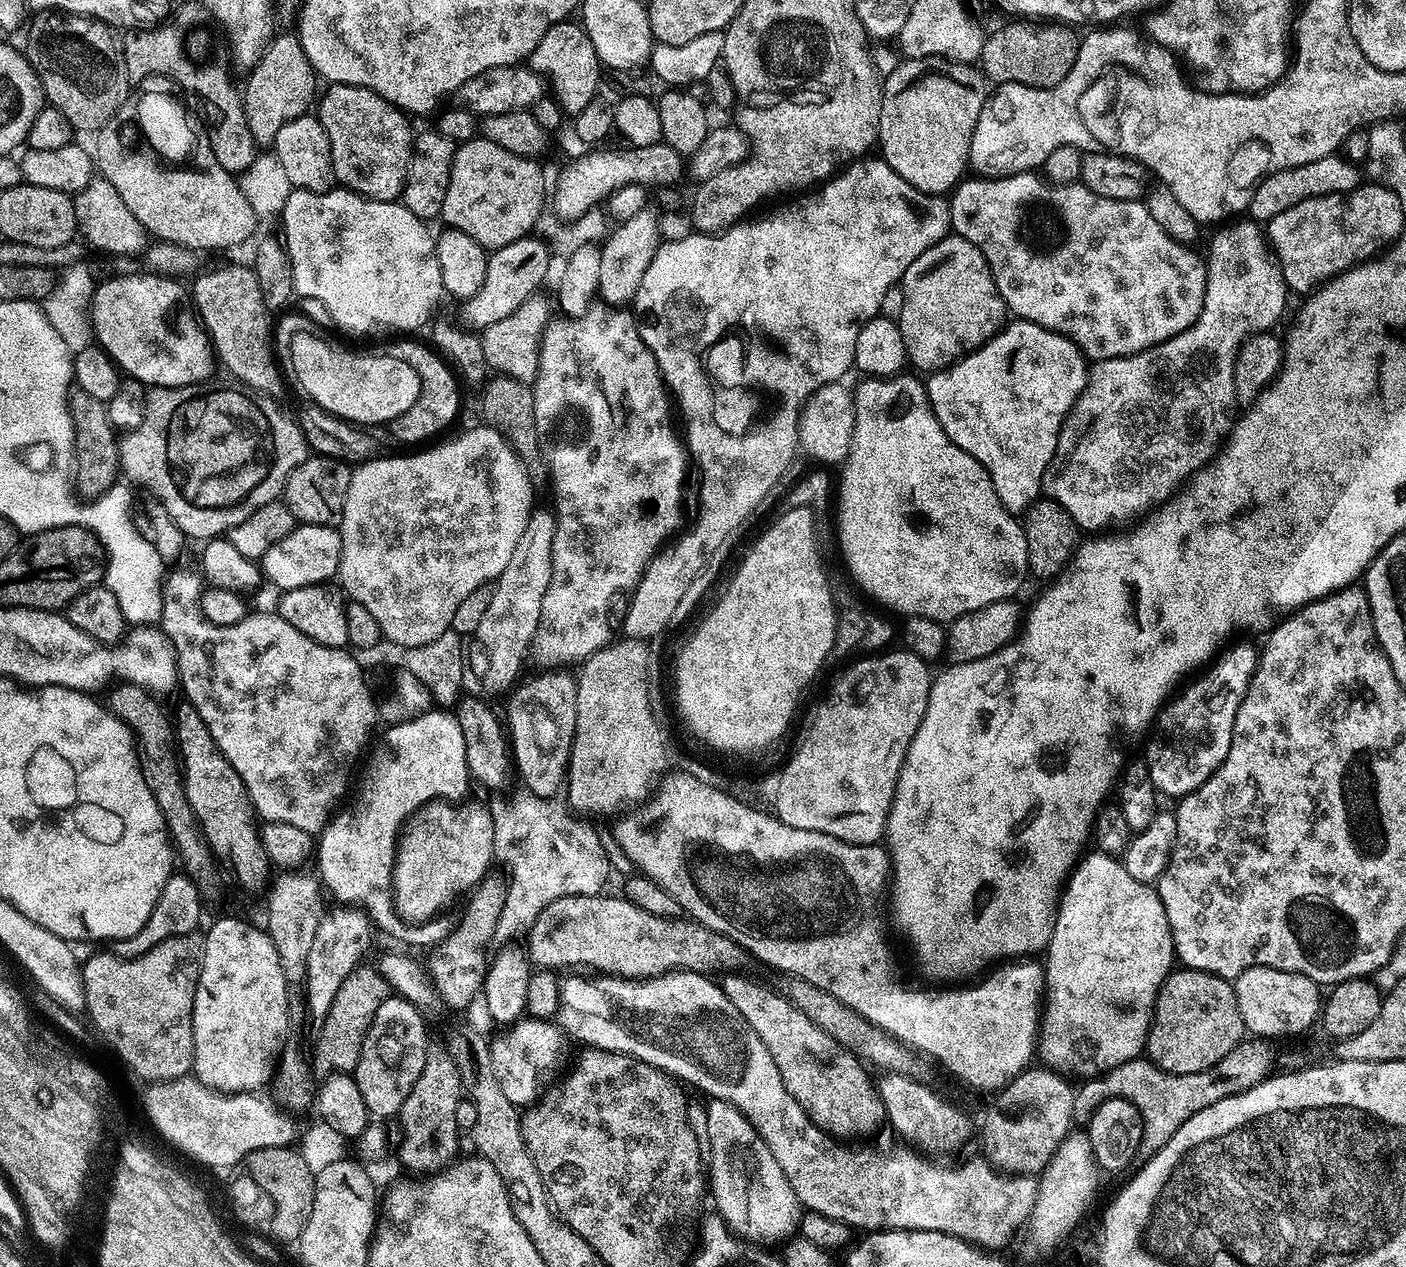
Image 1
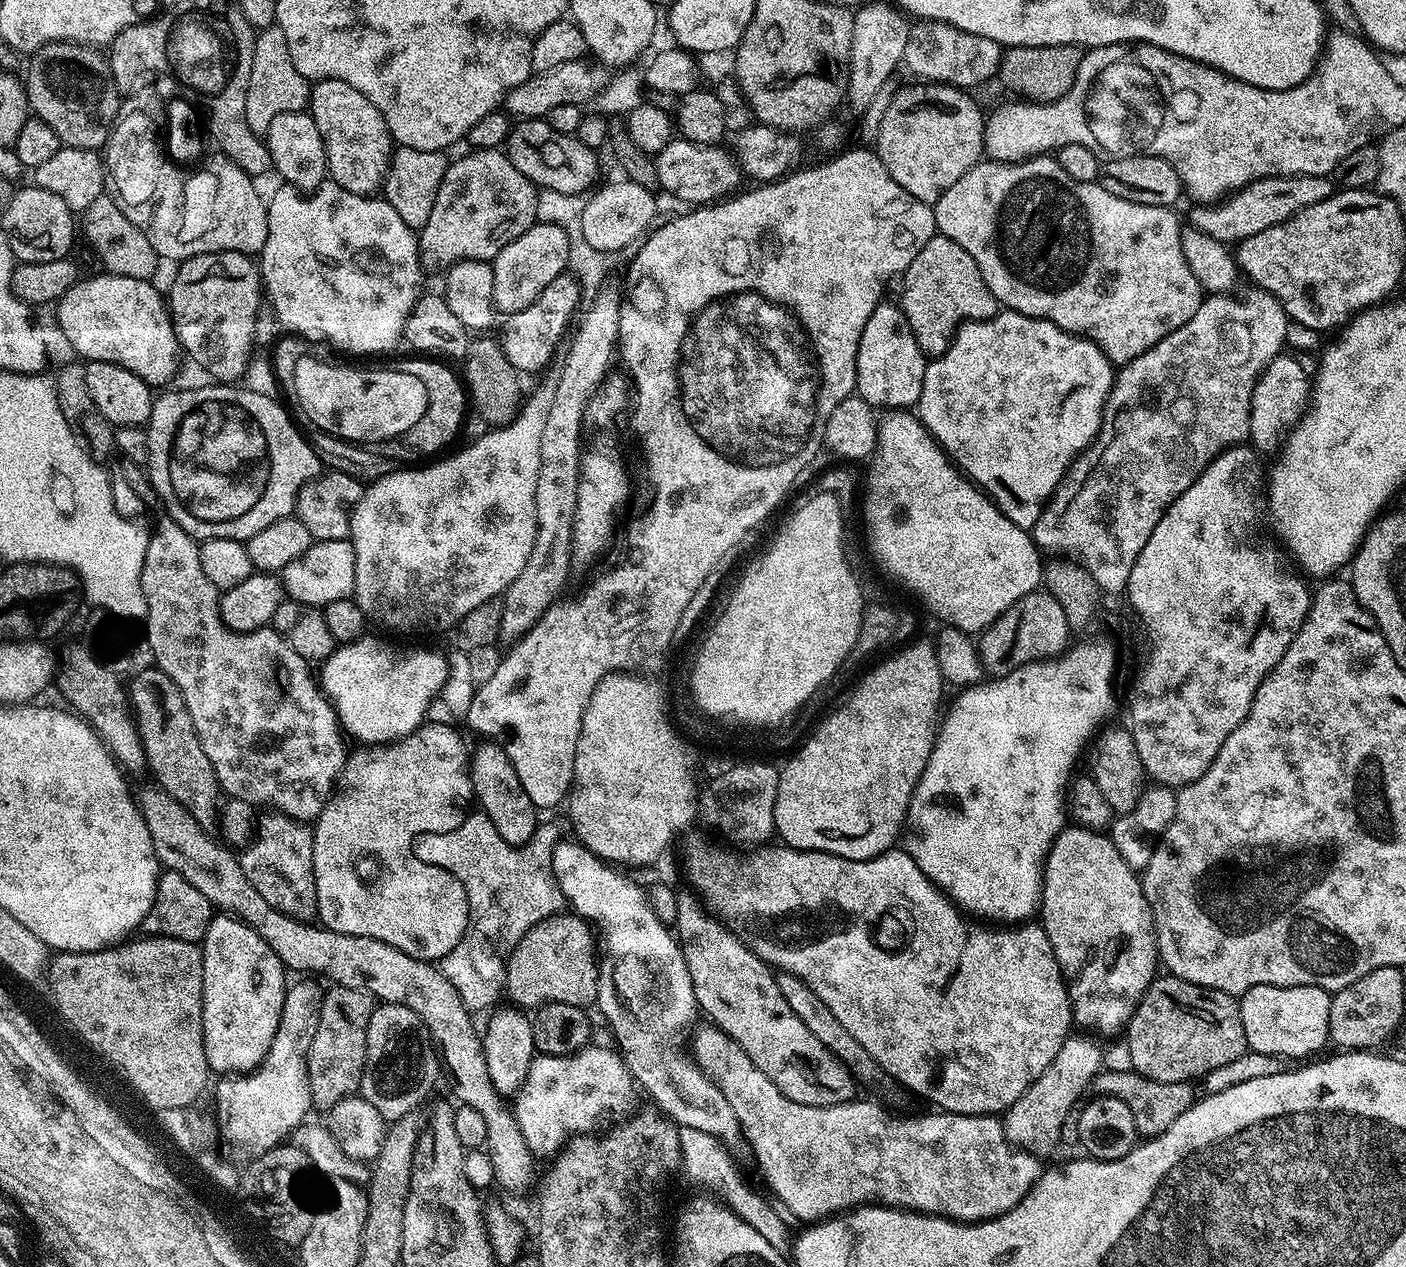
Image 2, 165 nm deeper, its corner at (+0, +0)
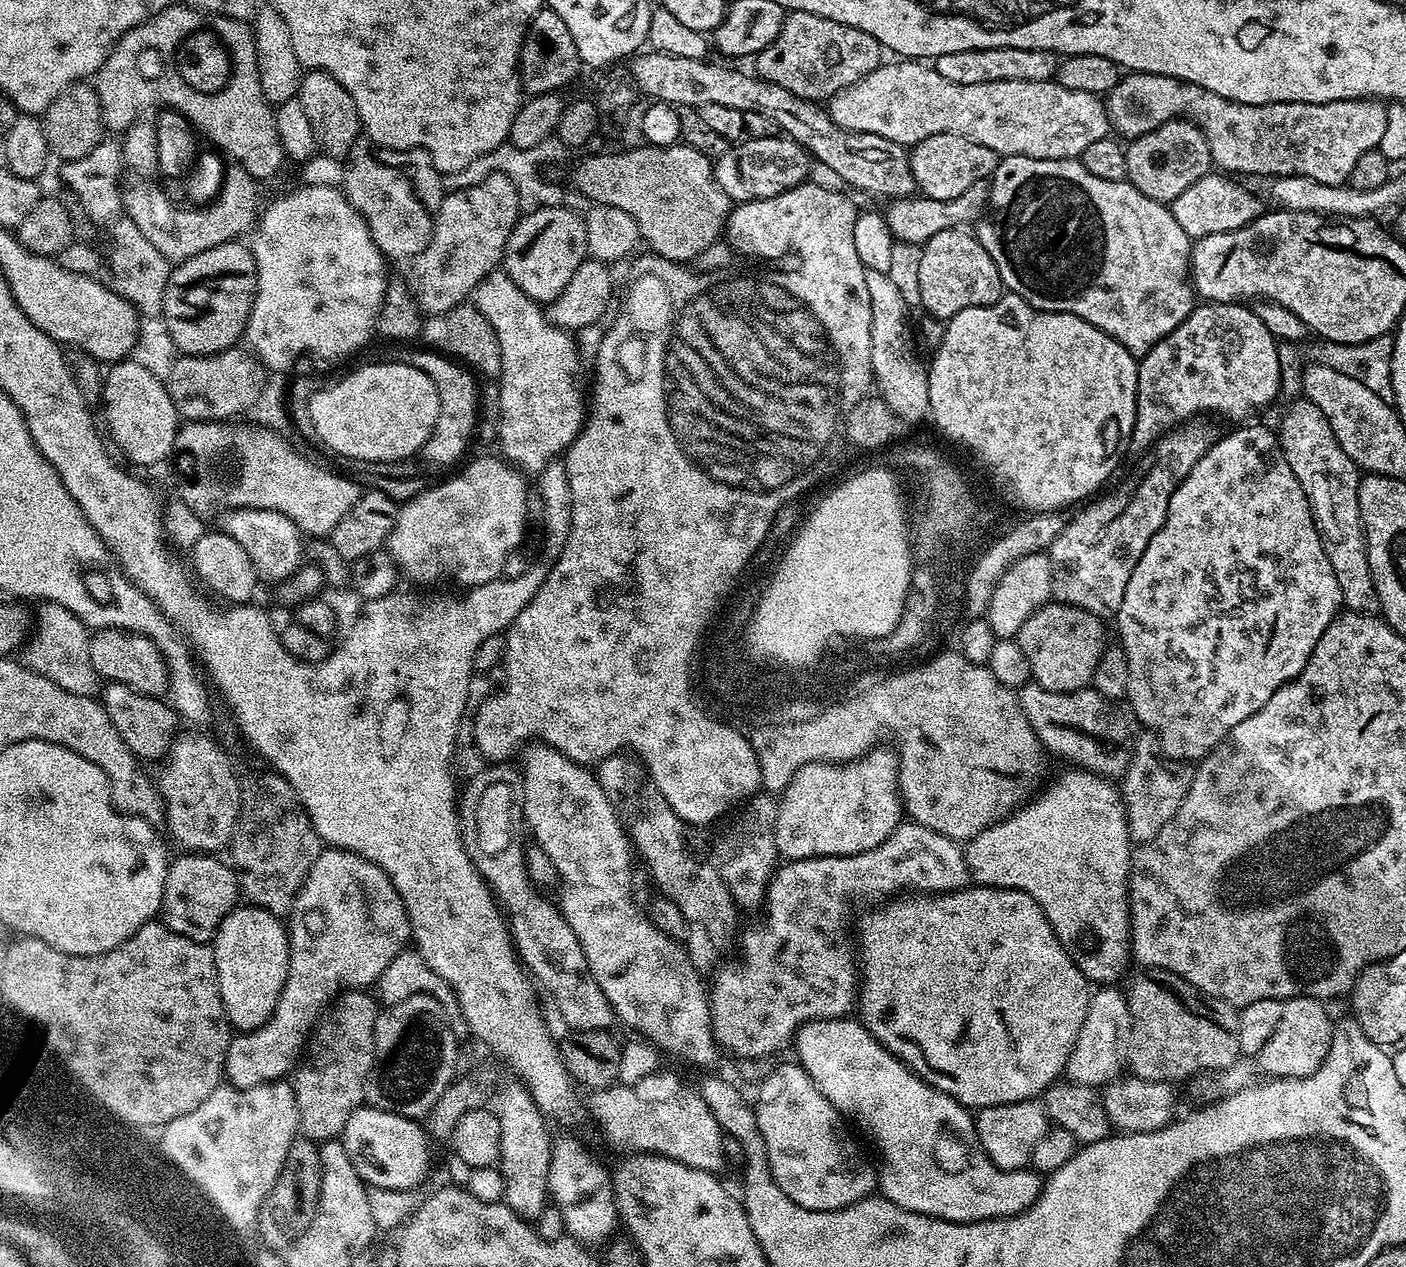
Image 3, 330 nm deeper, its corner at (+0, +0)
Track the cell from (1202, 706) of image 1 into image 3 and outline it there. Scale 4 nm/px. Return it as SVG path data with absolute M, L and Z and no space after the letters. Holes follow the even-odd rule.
M1249 423L1247 426L1236 426L1229 436L1221 435L1202 458L1198 458L1198 462L1194 466L1194 470L1190 470L1190 474L1186 474L1186 478L1178 486L1178 490L1174 490L1174 494L1170 498L1170 506L1166 514L1166 522L1162 522L1162 526L1158 530L1158 534L1154 534L1154 538L1150 538L1150 546L1146 546L1146 550L1142 554L1142 558L1138 558L1138 566L1134 566L1134 574L1130 574L1130 582L1126 582L1126 594L1122 594L1122 606L1116 611L1114 623L1116 623L1116 632L1118 643L1126 654L1126 666L1130 666L1130 682L1128 683L1128 694L1126 704L1132 707L1132 712L1138 719L1144 723L1143 727L1147 731L1154 733L1160 739L1162 750L1172 760L1182 760L1185 762L1199 762L1208 755L1209 752L1215 750L1223 740L1234 730L1234 726L1238 726L1238 722L1242 722L1246 718L1250 718L1250 714L1254 714L1258 710L1262 710L1262 706L1266 706L1266 702L1270 702L1270 694L1274 694L1274 690L1278 690L1286 682L1290 682L1299 674L1306 666L1306 662L1310 658L1310 654L1314 650L1314 646L1318 646L1318 638L1322 638L1322 634L1330 626L1330 622L1341 611L1344 603L1342 590L1339 589L1338 581L1334 576L1334 569L1330 566L1330 561L1326 556L1326 550L1323 549L1322 542L1319 540L1318 530L1315 529L1314 518L1311 516L1310 503L1307 502L1306 494L1303 493L1302 486L1299 485L1298 479L1294 476L1290 463L1286 460L1286 454L1280 448L1280 438L1275 431L1272 432L1268 428L1263 428L1260 424Z

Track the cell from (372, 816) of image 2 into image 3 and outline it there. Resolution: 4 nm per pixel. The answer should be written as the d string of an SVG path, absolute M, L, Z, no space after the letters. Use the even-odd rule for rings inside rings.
M328 846L320 851L318 858L314 862L314 866L310 866L310 874L306 874L304 884L294 898L292 910L286 916L286 931L288 933L288 973L286 974L284 989L274 1006L274 1010L270 1014L270 1018L261 1028L254 1028L250 1032L240 1032L233 1035L232 1040L228 1043L226 1058L224 1059L224 1076L227 1083L233 1088L253 1088L259 1084L271 1084L283 1081L287 1077L284 1075L288 1071L289 1075L297 1067L298 1061L302 1056L302 1049L307 1045L309 1035L325 1009L331 1005L339 993L345 990L364 990L369 986L375 985L376 980L382 974L382 970L386 970L386 966L389 966L390 962L393 962L395 956L406 948L412 934L412 927L408 925L408 915L406 914L404 903L398 894L398 890L390 882L388 875L379 866L366 858L362 858L357 852L348 852L344 848Z

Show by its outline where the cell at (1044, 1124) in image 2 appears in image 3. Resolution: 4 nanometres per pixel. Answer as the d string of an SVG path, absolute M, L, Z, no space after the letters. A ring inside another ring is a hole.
M1100 986L1092 992L1086 1010L1086 1022L1082 1022L1082 1030L1078 1034L1078 1042L1074 1042L1074 1050L1068 1059L1066 1076L1071 1083L1085 1084L1097 1090L1103 1089L1125 1071L1128 1062L1128 1039L1130 1038L1130 1006L1127 995L1116 986Z

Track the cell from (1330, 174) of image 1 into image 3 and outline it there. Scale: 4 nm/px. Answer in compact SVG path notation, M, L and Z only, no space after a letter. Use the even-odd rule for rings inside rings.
M1224 174L1203 176L1194 182L1194 186L1186 186L1186 190L1182 190L1182 194L1170 202L1175 221L1193 241L1210 234L1222 234L1226 230L1238 230L1264 215L1266 208L1260 205L1259 198L1232 180L1235 179Z

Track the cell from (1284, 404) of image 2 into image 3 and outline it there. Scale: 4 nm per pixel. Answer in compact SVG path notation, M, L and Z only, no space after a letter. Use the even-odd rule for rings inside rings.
M1300 398L1288 410L1283 418L1278 435L1280 448L1286 454L1286 460L1294 476L1302 486L1310 503L1311 516L1319 540L1334 569L1334 576L1343 594L1343 605L1351 612L1376 614L1380 612L1378 590L1374 590L1374 578L1370 574L1368 551L1364 541L1364 529L1361 522L1358 486L1362 474L1357 465L1350 460L1334 438L1329 422L1320 408L1308 399Z

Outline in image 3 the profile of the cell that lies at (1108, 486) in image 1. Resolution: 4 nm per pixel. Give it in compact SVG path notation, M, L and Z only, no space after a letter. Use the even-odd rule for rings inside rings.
M1193 418L1164 433L1151 445L1150 452L1156 455L1156 461L1145 470L1129 496L1101 495L1085 503L1079 509L1081 512L1065 523L1046 553L1052 567L1051 599L1055 603L1078 606L1101 618L1115 617L1122 606L1122 594L1126 594L1126 582L1130 582L1130 574L1138 566L1138 558L1142 558L1162 522L1166 522L1174 490L1178 490L1186 474L1194 470L1198 458L1207 454L1218 439L1215 426L1204 420L1207 419Z

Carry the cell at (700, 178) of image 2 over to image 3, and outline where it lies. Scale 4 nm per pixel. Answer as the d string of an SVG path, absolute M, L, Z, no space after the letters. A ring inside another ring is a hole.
M781 134L768 138L744 138L727 152L715 157L714 171L718 186L733 202L774 198L808 180L810 157L798 142Z

